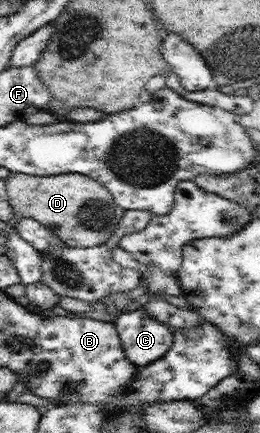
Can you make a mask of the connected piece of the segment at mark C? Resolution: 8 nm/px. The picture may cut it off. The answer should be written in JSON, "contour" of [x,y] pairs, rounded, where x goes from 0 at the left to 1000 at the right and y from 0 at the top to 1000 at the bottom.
{"contour":[[[554,711],[465,723],[438,748],[481,820],[527,852],[627,829],[665,797],[669,769]]]}

